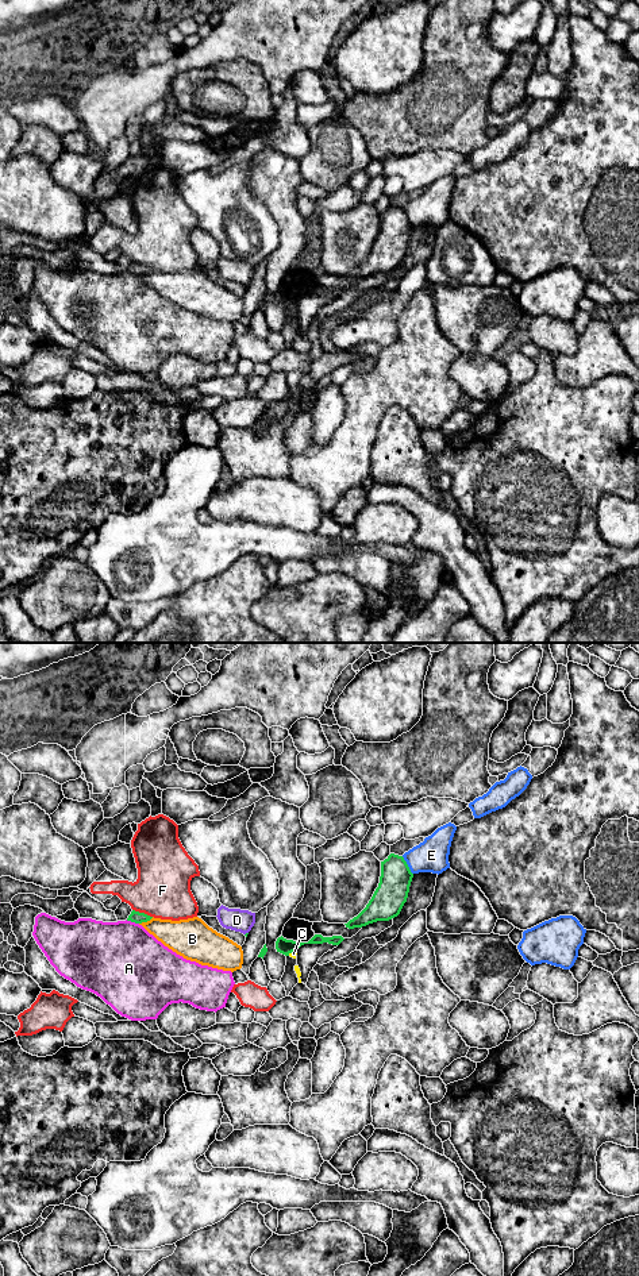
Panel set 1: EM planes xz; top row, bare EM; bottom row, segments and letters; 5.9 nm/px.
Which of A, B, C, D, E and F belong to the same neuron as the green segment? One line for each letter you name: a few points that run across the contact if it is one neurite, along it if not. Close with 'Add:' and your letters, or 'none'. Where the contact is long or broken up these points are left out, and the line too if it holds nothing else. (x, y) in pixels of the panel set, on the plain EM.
Add: none

